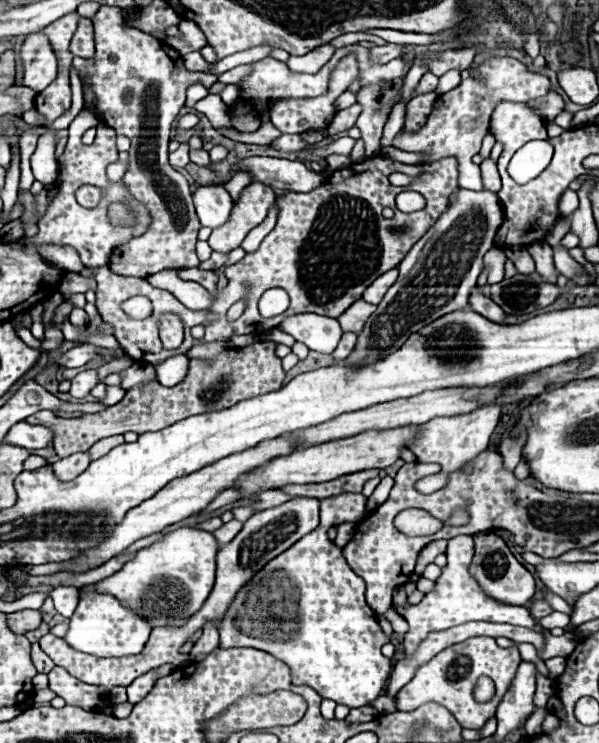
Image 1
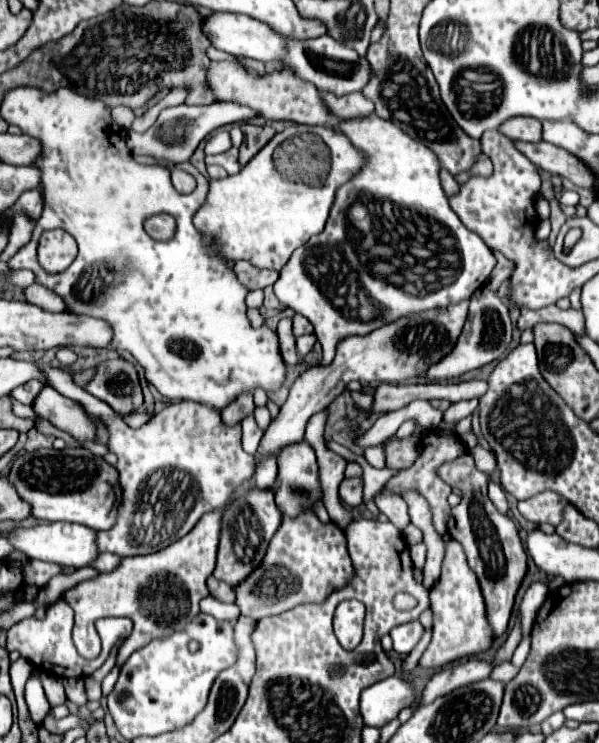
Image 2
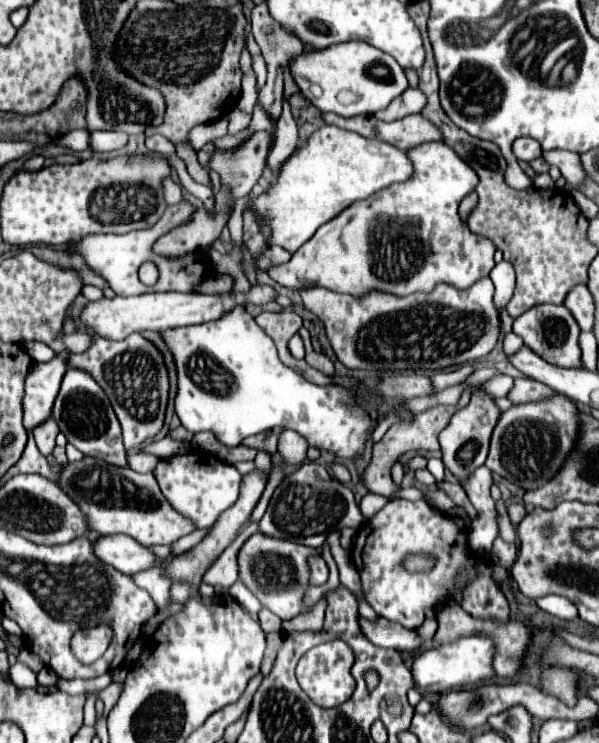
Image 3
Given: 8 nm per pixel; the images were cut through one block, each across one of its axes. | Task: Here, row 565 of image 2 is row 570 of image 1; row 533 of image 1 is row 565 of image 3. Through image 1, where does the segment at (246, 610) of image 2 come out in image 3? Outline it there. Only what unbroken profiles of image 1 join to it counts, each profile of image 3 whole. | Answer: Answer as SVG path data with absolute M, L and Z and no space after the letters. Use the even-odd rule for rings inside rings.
M318 556L318 558L310 560L310 574L312 574L312 580L310 580L312 586L326 584L326 580L328 580L328 566L326 566L324 558Z

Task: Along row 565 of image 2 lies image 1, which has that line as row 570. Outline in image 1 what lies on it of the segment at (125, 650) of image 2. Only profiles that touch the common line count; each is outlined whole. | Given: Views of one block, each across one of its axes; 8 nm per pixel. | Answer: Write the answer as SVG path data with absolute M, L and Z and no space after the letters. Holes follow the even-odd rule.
M178 528L164 534L160 542L142 548L134 560L126 562L122 570L96 584L98 592L112 592L118 600L124 600L128 608L148 616L152 626L184 624L192 612L198 612L200 604L208 598L214 586L216 552L220 544L212 532L196 528Z

